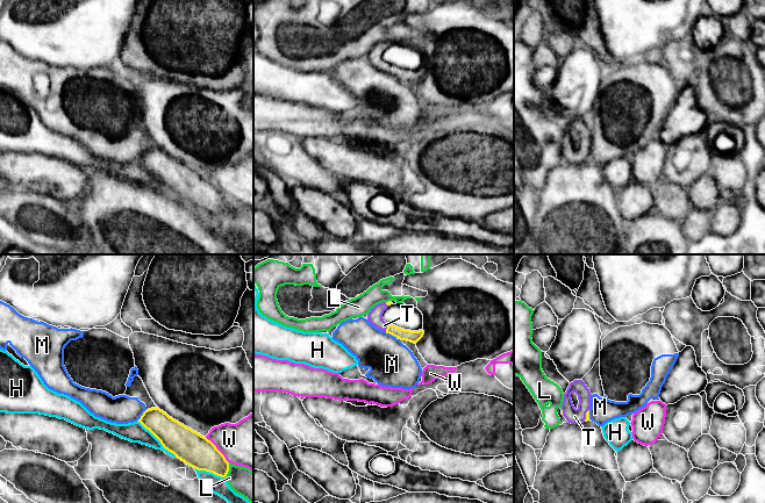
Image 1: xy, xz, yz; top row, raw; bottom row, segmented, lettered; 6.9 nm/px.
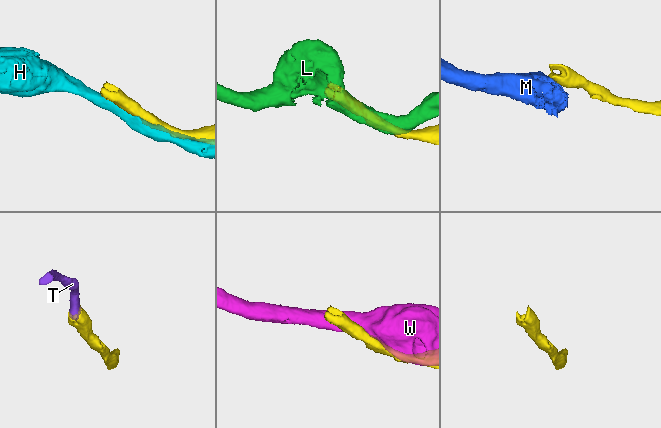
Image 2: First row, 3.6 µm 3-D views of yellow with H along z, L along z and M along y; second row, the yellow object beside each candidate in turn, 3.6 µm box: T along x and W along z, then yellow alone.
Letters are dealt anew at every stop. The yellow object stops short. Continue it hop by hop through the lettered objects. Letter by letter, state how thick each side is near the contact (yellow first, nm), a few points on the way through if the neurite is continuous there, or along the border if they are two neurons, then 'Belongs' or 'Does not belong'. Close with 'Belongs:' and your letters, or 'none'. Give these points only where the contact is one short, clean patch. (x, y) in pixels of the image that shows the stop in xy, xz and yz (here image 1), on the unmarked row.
H: Thickness 220 nm (yellow) against 140 nm. Does not belong
L: Thickness 220 nm (yellow) against 200 nm. Does not belong
M: Thickness 80 nm (yellow) against 320 nm. Boundary: xz (385, 72), (397, 77). Does not belong
T: Thickness 80 nm (yellow) against 100 nm. Path across: xz (401, 73), (387, 67), (374, 56). Belongs
W: Thickness 220 nm (yellow) against 340 nm. Does not belong
Belongs: T

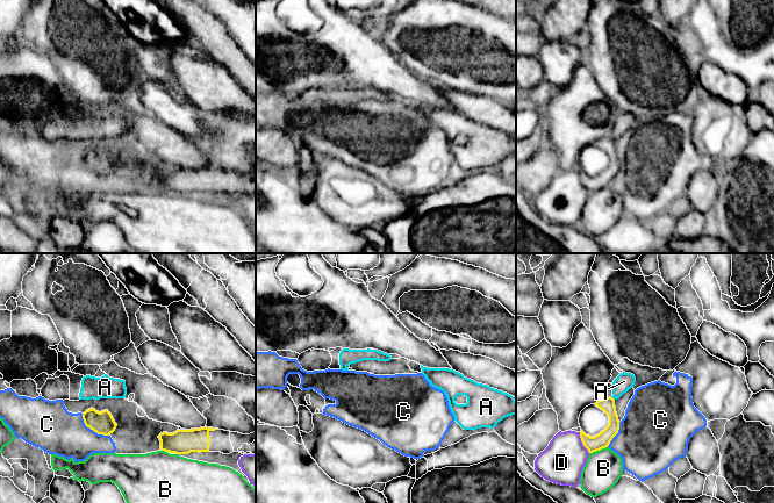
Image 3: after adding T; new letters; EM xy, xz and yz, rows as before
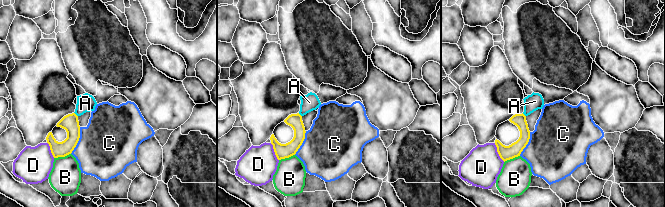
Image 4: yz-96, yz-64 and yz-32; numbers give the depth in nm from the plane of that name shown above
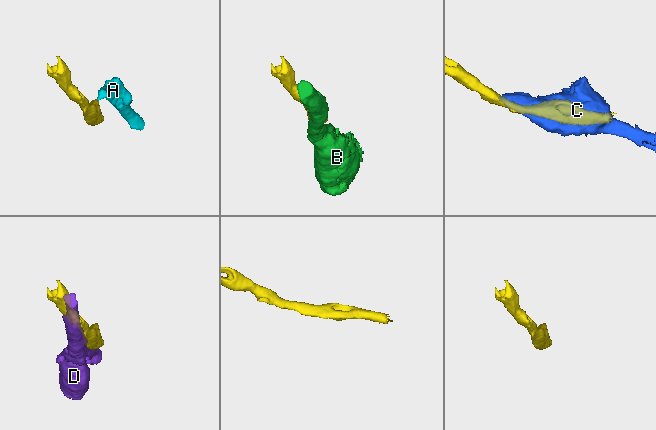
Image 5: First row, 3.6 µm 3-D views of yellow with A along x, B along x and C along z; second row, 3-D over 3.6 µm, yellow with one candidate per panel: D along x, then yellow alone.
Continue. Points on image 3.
A: Thickness 100 nm (yellow) against 120 nm. Boundary: yz (611, 136), (614, 139). Does not belong
B: Thickness 110 nm (yellow) against 260 nm. Does not belong
C: Thickness 160 nm (yellow) against 320 nm. Does not belong
D: Thickness 110 nm (yellow) against 300 nm. Does not belong
Belongs: none

